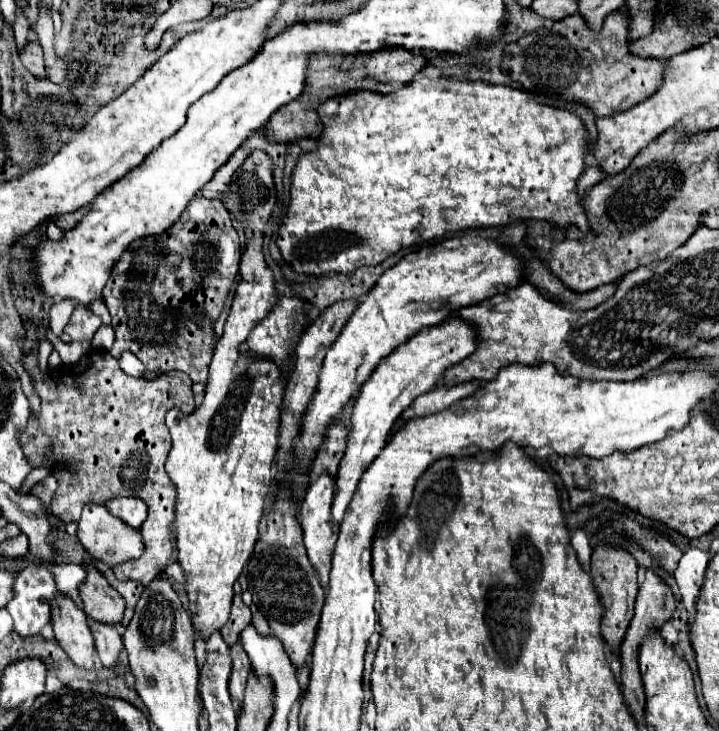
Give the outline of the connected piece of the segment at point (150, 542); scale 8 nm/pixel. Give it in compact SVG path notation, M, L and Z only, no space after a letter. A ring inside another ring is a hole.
M92 349L74 365L62 365L58 369L48 369L42 373L38 369L36 353L28 353L24 357L24 365L34 379L34 389L42 399L42 407L38 415L30 415L26 431L18 437L22 441L22 449L26 459L33 468L40 467L44 460L48 460L51 475L58 479L58 489L51 501L52 515L60 517L62 521L80 521L82 507L88 503L104 505L108 499L114 497L138 497L148 505L148 519L140 527L144 553L140 559L124 561L114 567L114 575L120 581L138 581L142 587L150 585L150 581L162 575L164 567L170 563L174 555L174 541L172 541L172 523L174 523L174 505L176 505L176 489L170 477L164 471L164 461L170 451L170 431L166 427L166 413L170 409L180 409L182 413L194 411L194 395L192 395L192 381L186 373L170 371L160 375L158 379L134 379L122 373L118 361L110 357L108 351Z

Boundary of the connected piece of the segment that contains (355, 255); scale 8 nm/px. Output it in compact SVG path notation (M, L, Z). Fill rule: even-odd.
M412 81L388 95L346 93L346 97L332 97L318 107L318 115L320 115L320 121L324 123L324 133L320 137L318 149L312 153L304 153L294 169L292 187L290 187L292 189L290 205L276 241L284 259L300 273L324 275L328 271L334 271L334 273L352 275L358 267L378 265L386 257L394 255L404 247L434 242L442 233L474 229L474 227L504 227L524 219L546 219L558 227L576 225L582 231L590 231L588 217L582 207L582 197L578 193L578 177L586 169L584 159L588 155L588 131L584 127L584 121L576 113L570 113L566 109L536 103L520 89L514 89L510 85L492 85L484 81L468 81L456 87L446 87L444 83L432 83L428 87L418 81Z

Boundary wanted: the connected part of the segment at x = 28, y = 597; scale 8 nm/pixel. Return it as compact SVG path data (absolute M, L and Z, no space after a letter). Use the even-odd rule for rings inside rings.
M32 563L24 569L20 569L14 575L14 585L12 585L12 601L8 601L6 609L14 619L14 631L20 637L30 637L30 635L38 635L42 631L42 627L50 621L50 611L52 611L52 599L56 597L58 589L54 585L54 575L50 573L48 567L44 567L42 563Z

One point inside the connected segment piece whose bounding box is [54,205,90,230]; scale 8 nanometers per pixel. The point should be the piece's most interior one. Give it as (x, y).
(66, 222)

